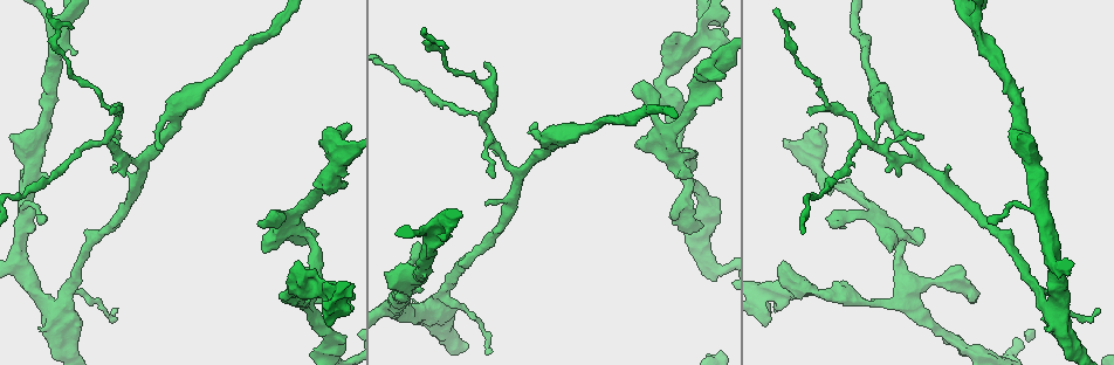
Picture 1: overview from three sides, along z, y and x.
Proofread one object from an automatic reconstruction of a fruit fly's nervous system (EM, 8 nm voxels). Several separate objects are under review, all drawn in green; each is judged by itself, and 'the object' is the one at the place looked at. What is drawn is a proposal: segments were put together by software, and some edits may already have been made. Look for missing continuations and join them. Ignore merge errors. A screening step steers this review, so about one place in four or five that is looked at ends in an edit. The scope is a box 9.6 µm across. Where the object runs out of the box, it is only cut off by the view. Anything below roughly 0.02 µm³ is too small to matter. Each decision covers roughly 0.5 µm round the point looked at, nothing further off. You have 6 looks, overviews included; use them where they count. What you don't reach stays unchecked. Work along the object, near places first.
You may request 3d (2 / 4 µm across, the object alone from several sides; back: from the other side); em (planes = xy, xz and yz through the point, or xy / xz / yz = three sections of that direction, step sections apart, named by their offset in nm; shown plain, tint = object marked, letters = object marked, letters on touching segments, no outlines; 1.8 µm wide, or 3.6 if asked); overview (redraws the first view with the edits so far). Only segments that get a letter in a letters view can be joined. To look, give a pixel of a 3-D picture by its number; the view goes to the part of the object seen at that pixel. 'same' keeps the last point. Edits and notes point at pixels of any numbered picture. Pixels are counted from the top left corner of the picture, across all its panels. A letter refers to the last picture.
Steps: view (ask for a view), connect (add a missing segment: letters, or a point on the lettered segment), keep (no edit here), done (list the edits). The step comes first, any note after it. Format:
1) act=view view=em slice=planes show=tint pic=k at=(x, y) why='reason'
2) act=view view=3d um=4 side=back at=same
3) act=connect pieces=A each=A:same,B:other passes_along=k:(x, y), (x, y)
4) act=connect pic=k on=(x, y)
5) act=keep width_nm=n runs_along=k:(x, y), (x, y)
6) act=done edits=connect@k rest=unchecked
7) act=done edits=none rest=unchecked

act=view view=3d um=2 pic=1 at=(37, 329) why='branch stops here'

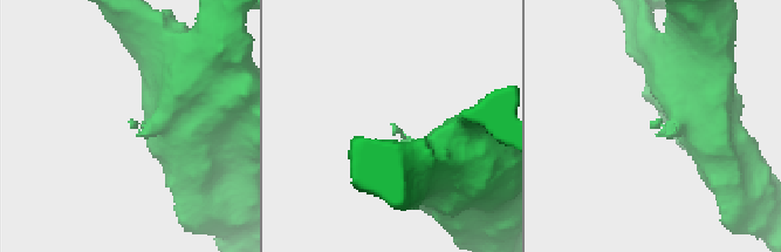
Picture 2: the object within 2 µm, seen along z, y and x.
act=view view=em slice=planes show=letters pic=2 at=(133, 127)

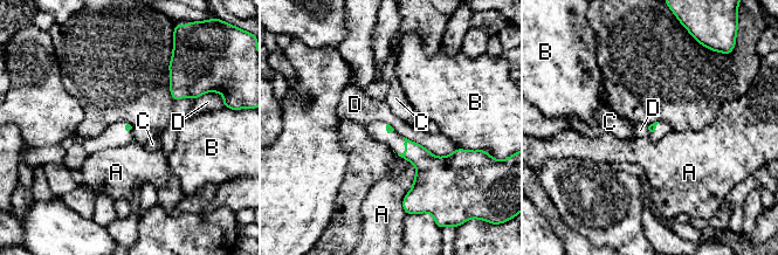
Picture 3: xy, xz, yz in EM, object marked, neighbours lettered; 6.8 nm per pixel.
act=keep each=A:other,B:other,C:other,D:other found='no lettered segment goes on from it'

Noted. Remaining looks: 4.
act=view view=em slice=planes show=tint pic=1 at=(672, 168) why='an open end'

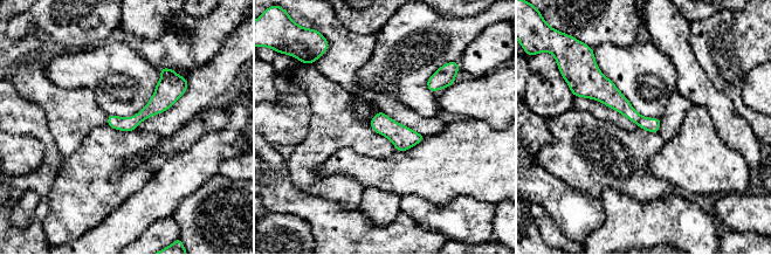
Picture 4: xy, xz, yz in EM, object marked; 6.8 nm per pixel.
act=view view=em slice=planes show=letters at=same why='what lies round it'

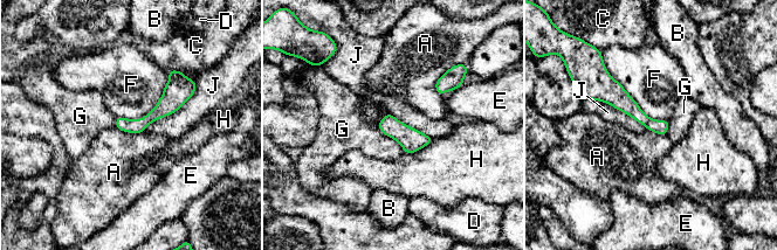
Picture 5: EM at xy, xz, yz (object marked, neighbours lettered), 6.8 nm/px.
act=keep longest_contact=J:500nm each=A:other,B:other,C:other,D:other,E:other,F:other,G:other,H:other,J:other border=5:(449, 68), (435, 83), (440, 95) found='no lettered segment goes on from it'

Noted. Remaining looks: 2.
act=view view=em slice=planes show=letters pic=1 at=(839, 219) why='abrupt turn'

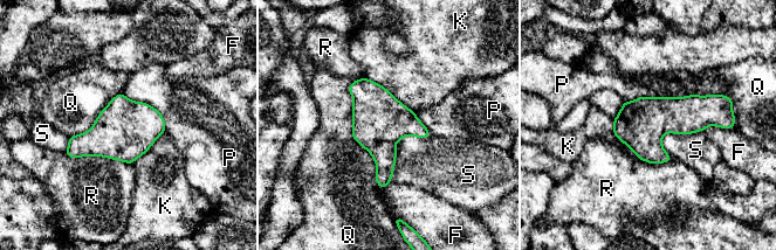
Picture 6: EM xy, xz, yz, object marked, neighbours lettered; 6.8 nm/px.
act=keep longest_contact=Q:750nm each=F:other,K:other,P:other,Q:other,R:other,S:other border=6:(431, 134), (396, 144), (390, 181) found='none of them fits'

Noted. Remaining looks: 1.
act=done edits=none rest=unchecked

